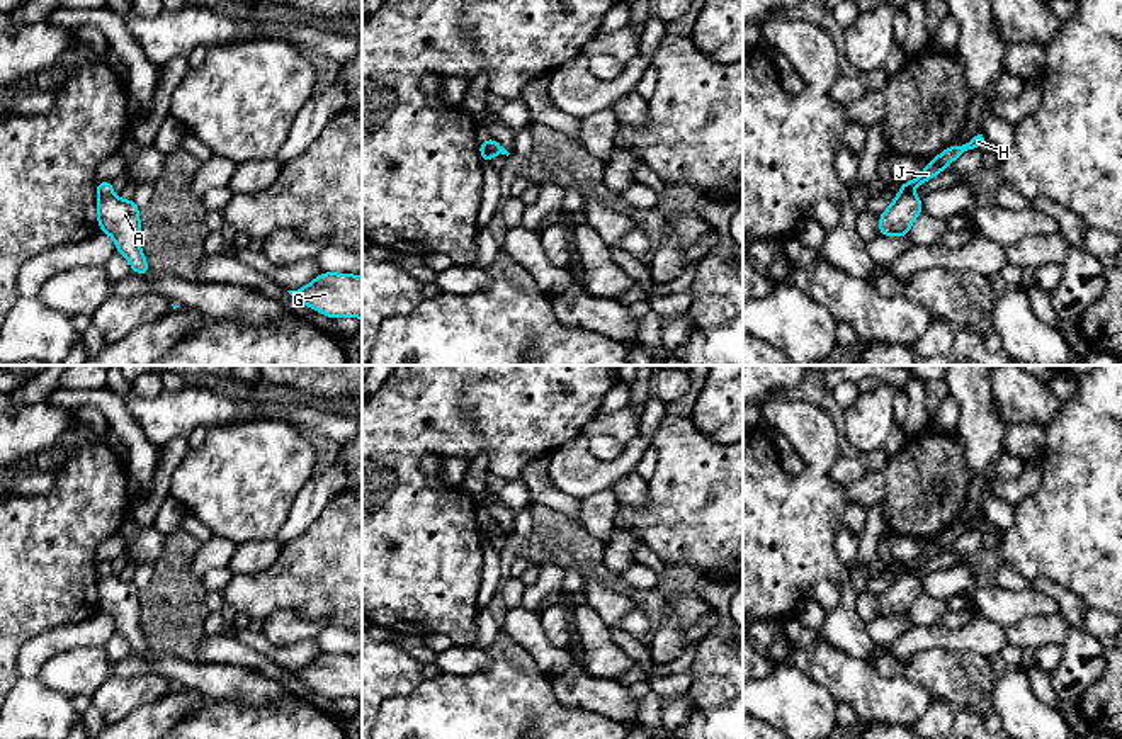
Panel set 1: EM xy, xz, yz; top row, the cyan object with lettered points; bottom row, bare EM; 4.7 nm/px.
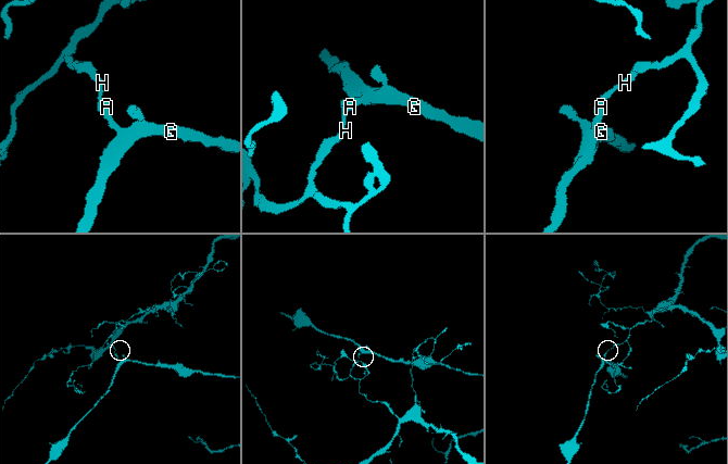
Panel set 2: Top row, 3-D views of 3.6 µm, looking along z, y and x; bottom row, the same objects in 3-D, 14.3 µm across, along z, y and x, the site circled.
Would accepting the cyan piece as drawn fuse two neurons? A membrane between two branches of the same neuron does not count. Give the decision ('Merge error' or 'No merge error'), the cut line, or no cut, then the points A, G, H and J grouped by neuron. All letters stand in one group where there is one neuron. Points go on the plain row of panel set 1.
Merge error. Split along xy (113, 575), (97, 580). Groups: A G / H J

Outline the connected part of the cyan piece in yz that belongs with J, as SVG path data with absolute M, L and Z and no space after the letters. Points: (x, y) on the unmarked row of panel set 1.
M981 510L979 513L974 515L974 518L960 527L950 525L945 528L937 539L930 540L926 544L926 549L913 561L910 562L901 562L899 574L910 574L915 567L923 566L930 559L937 557L938 554L944 552L944 549L955 542L964 532L971 530L979 530L979 527L988 522L986 513Z

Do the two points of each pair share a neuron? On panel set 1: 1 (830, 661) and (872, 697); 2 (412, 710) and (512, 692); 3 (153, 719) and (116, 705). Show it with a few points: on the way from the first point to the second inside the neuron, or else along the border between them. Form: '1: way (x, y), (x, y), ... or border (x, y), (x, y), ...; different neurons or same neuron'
1: way (840, 671), (862, 688); same neuron
2: way (437, 710), (487, 710); same neuron
3: border (169, 693), (140, 705), (118, 721); different neurons

